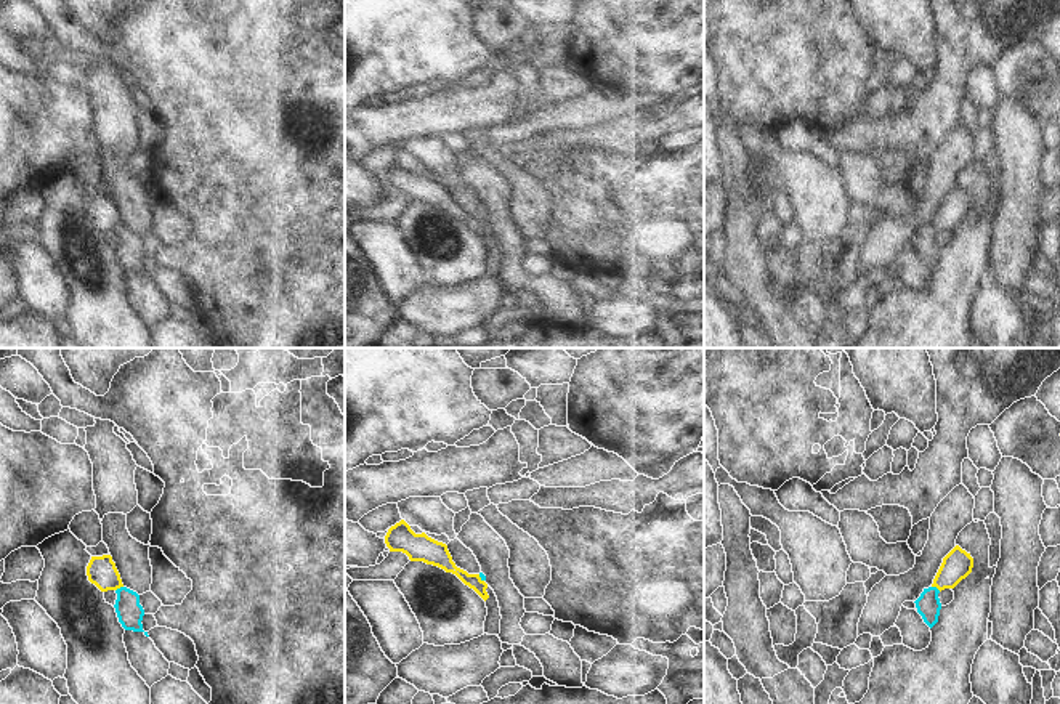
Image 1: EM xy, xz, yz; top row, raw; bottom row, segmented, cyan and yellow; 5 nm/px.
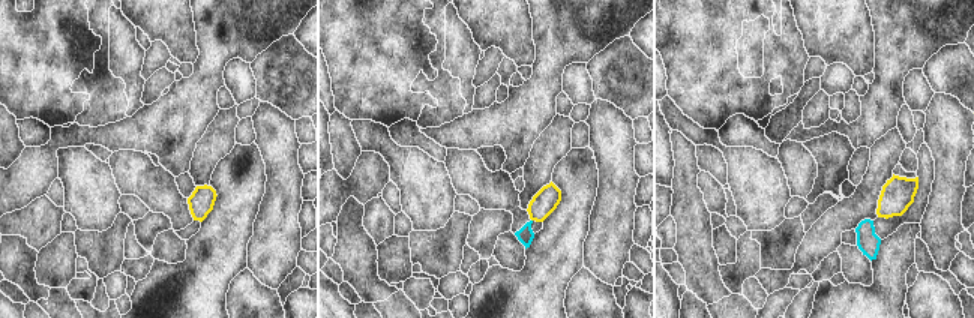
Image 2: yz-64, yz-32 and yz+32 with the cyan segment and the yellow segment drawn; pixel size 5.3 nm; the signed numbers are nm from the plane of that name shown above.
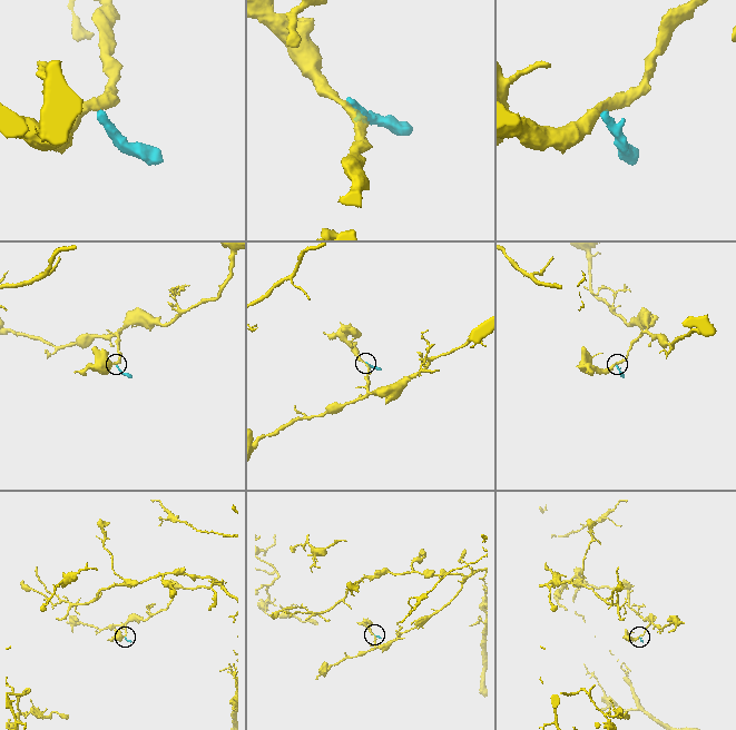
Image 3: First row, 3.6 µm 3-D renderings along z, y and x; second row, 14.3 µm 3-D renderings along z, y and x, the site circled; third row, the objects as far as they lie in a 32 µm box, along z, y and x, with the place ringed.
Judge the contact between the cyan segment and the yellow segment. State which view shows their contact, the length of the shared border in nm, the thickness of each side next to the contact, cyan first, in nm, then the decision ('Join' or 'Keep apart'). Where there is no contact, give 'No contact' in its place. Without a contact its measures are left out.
Touches cyan in yz. Shared border 50 nm. Thickness 120 nm (cyan) against 150 nm. Keep apart

